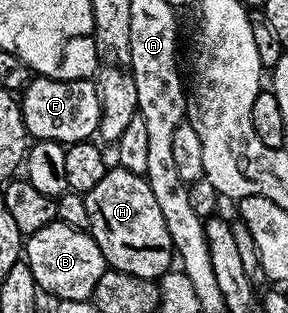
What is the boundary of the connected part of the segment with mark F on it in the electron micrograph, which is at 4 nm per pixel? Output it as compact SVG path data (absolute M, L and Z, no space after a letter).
M37 75L19 93L22 122L33 141L49 140L65 146L92 140L99 133L102 118L100 89L95 79L55 80Z

